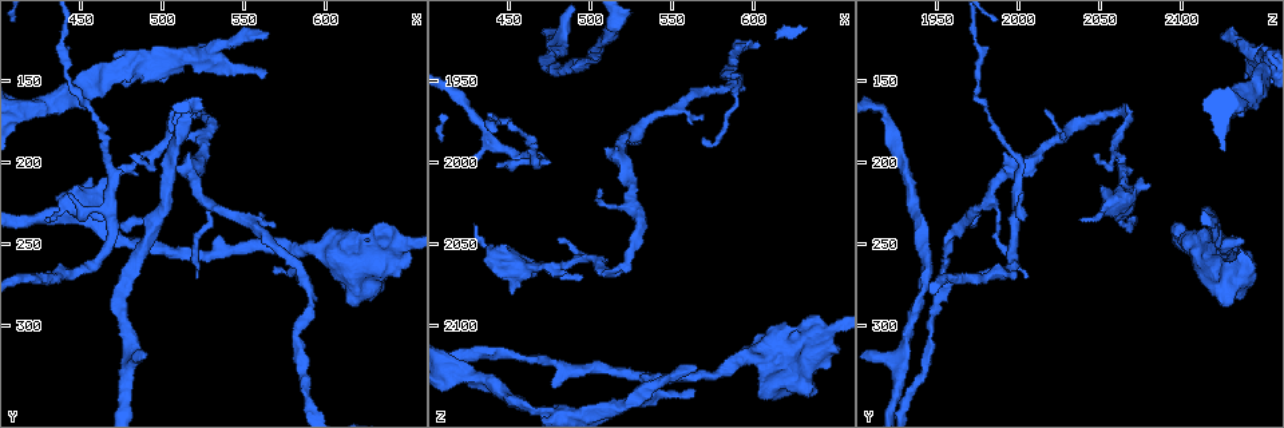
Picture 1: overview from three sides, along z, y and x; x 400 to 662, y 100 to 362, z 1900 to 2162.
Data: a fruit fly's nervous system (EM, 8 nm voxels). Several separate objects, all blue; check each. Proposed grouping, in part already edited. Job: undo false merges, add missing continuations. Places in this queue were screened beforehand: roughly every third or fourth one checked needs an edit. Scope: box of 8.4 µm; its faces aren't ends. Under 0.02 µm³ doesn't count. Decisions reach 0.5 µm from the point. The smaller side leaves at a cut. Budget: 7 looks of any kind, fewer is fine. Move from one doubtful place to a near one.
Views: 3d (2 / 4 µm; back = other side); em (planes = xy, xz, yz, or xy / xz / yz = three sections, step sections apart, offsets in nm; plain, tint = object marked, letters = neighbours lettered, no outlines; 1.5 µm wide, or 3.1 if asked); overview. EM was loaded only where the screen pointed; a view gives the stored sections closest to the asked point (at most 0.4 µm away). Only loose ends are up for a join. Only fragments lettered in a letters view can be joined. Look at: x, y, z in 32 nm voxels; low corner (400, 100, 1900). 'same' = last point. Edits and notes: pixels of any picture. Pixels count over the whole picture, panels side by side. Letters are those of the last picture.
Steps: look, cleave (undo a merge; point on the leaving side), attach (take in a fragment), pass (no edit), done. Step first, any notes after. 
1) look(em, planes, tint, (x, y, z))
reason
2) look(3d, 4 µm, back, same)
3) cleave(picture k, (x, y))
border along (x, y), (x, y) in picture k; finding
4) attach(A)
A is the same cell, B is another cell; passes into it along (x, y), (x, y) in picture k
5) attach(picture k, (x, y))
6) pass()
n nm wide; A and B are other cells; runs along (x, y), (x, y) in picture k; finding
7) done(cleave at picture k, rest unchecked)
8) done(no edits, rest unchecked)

look(3d, 4 µm, (564, 122, 2124))
free end

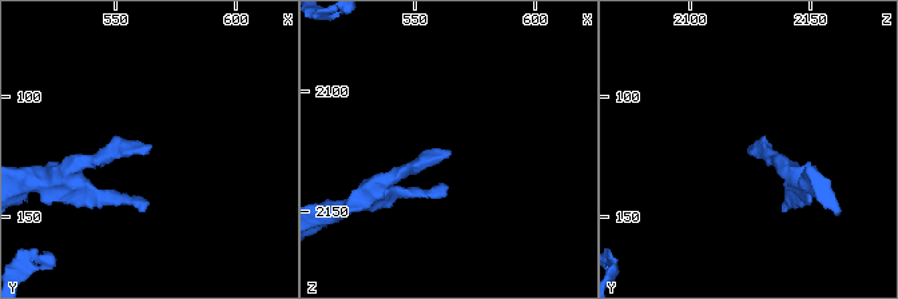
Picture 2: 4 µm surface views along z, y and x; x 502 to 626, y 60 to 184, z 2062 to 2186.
look(em, planes, plain, (564, 121, 2125))
shape alone is not enough

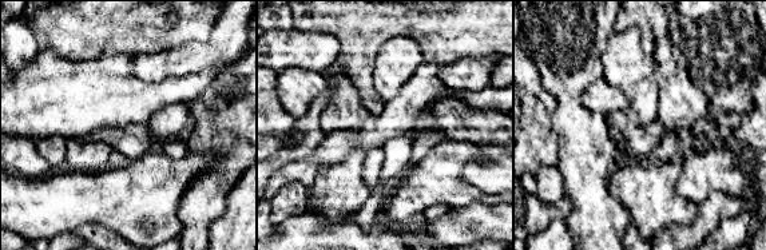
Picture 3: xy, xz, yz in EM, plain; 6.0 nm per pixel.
look(em, planes, letters, same)

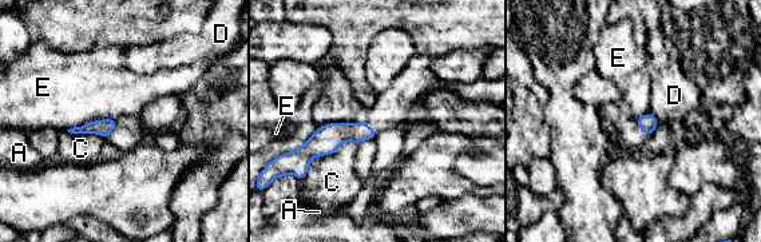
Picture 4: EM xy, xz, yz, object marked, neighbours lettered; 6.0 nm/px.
pass()
A, C, D and E are other cells; runs along (372, 134), (333, 134), (302, 154) in picture 4; none of them fits

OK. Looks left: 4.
look(em, xy, step 4, letters, (452, 212, 2080))
branch stops here

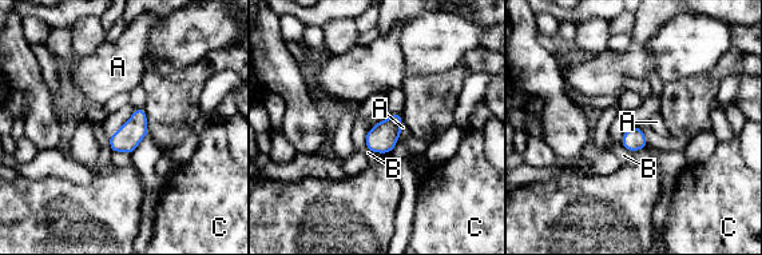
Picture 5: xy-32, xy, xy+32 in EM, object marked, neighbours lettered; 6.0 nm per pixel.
pass()
A, B and C are other cells; border along (620, 139), (620, 143), (631, 152) in picture 5; no lettered fragment goes on from it

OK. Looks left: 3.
look(em, planes, letters, (430, 268, 1998))
free end

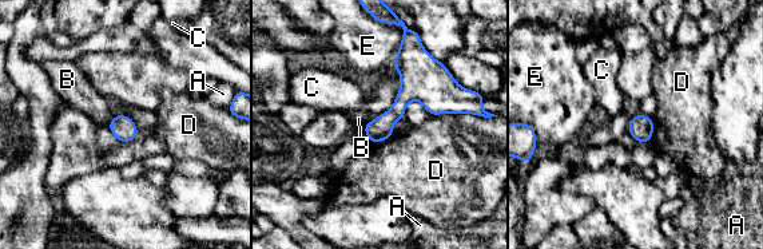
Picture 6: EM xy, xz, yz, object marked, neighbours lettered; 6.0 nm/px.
pass()
A, B, C, D and E are other cells; no lettered fragment goes on from it

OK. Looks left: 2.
done(no edits, rest unchecked)

